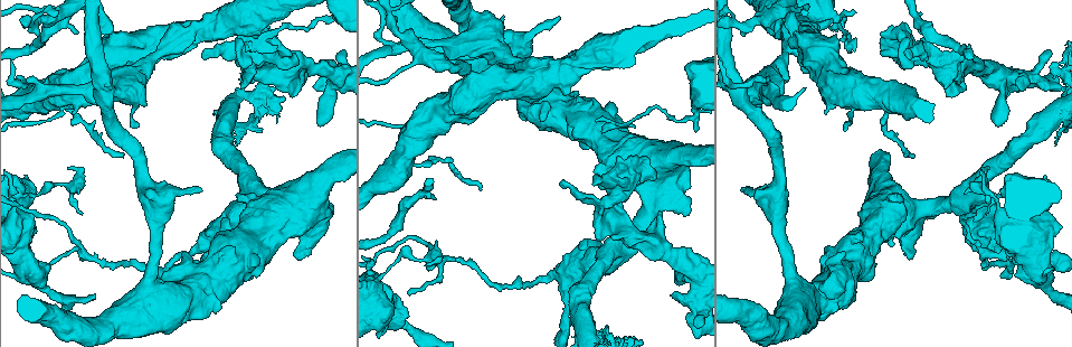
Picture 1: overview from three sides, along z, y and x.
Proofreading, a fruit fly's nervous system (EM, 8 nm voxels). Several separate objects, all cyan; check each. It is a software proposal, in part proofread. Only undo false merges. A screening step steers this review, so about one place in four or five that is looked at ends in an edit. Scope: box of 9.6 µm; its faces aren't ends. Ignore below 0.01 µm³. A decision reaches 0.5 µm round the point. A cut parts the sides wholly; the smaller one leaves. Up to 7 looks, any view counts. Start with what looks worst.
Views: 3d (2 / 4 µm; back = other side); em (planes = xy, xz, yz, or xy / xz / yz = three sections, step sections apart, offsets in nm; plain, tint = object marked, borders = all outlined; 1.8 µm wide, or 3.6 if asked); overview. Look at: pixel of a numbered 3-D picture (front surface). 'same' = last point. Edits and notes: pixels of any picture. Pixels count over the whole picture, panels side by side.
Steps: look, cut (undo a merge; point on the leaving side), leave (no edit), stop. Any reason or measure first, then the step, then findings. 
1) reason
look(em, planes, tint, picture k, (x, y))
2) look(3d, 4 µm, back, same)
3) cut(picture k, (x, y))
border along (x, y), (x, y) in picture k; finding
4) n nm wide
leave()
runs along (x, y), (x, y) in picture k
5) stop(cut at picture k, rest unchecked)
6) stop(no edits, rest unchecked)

thick turns thin
look(em, yz, step 8, tint, picture 1, (952, 67))

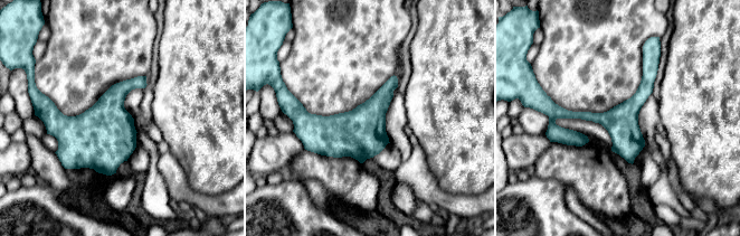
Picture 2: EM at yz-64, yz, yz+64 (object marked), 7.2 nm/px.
look(em, planes, tint, same)

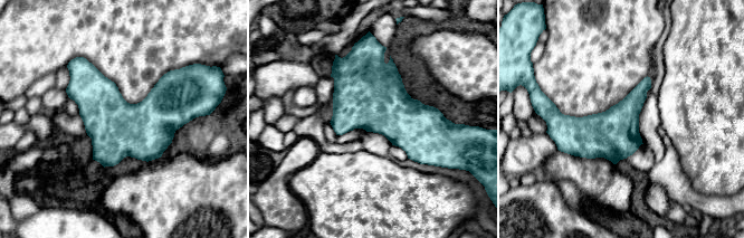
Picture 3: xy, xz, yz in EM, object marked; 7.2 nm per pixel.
leave()
one neuron here

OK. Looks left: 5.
thick turns thin
look(3d, 4 µm, picture 1, (527, 76))

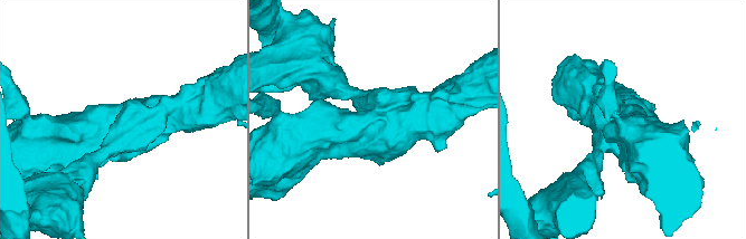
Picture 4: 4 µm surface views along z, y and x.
need the tissue
look(em, 3.6 µm, xy, step 4, tint, picture 4, (121, 135))

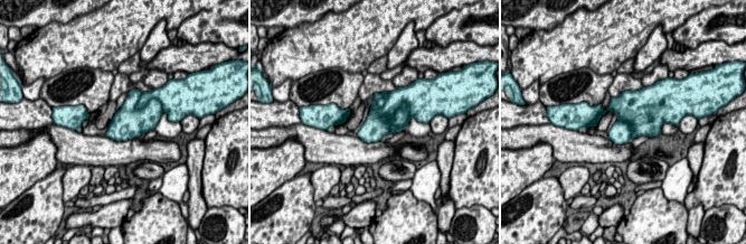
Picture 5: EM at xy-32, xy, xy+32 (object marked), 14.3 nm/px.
460 nm wide
cut(picture 5, (399, 119))
border along (370, 109), (404, 102), (408, 121) in picture 5; a second neuron is stuck on

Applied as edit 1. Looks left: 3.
stop(cut at picture 5, rest unchecked)

